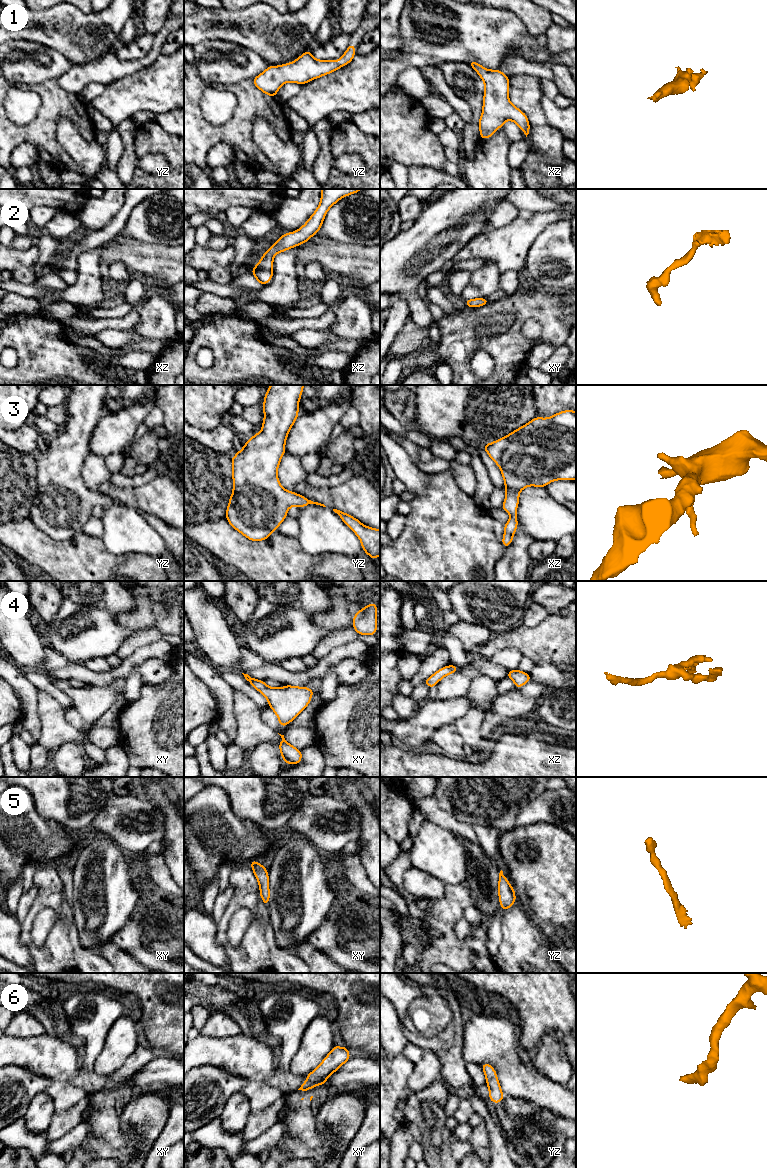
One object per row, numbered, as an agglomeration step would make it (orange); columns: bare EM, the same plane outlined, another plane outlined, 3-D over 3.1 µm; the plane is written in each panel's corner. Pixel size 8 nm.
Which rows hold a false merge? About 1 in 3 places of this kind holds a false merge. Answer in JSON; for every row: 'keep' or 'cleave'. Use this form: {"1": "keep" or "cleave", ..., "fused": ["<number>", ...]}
{"1": "keep", "2": "keep", "3": "keep", "4": "keep", "5": "keep", "6": "keep", "fused": []}

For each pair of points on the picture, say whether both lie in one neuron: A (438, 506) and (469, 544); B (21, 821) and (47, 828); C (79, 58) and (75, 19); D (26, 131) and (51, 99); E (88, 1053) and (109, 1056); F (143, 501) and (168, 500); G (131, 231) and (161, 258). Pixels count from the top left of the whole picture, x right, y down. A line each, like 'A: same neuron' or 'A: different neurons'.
A: same neuron
B: same neuron
C: same neuron
D: same neuron
E: different neurons
F: same neuron
G: different neurons

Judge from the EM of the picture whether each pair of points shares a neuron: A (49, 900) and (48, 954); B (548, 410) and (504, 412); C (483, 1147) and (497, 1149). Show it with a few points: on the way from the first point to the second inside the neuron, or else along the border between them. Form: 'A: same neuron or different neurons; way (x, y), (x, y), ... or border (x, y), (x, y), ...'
A: same neuron; way (59, 913), (58, 941)
B: different neurons; border (532, 395), (536, 416)
C: different neurons; border (485, 1125), (488, 1131), (490, 1157)

